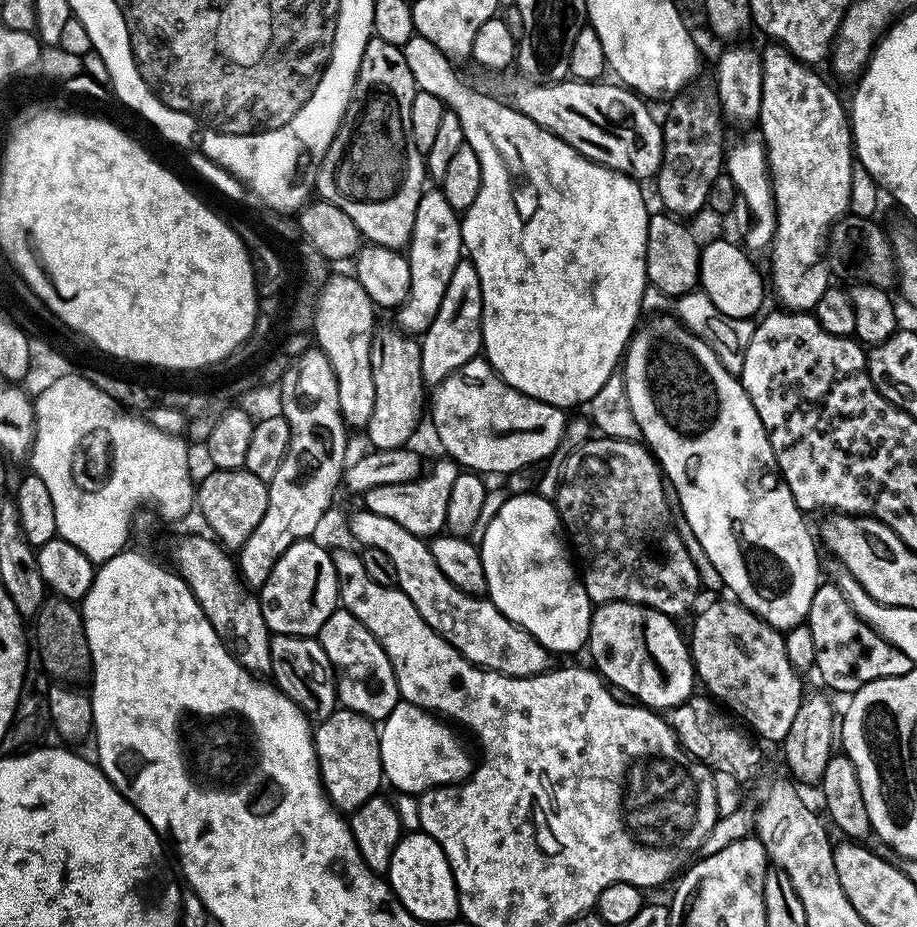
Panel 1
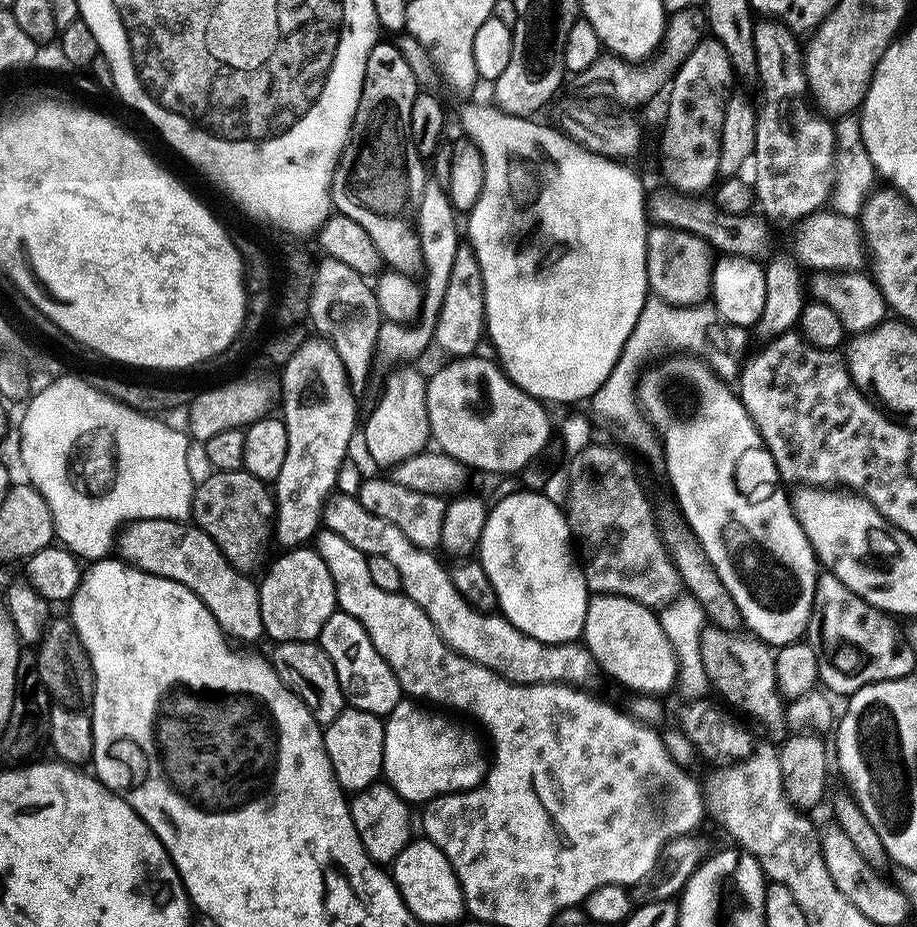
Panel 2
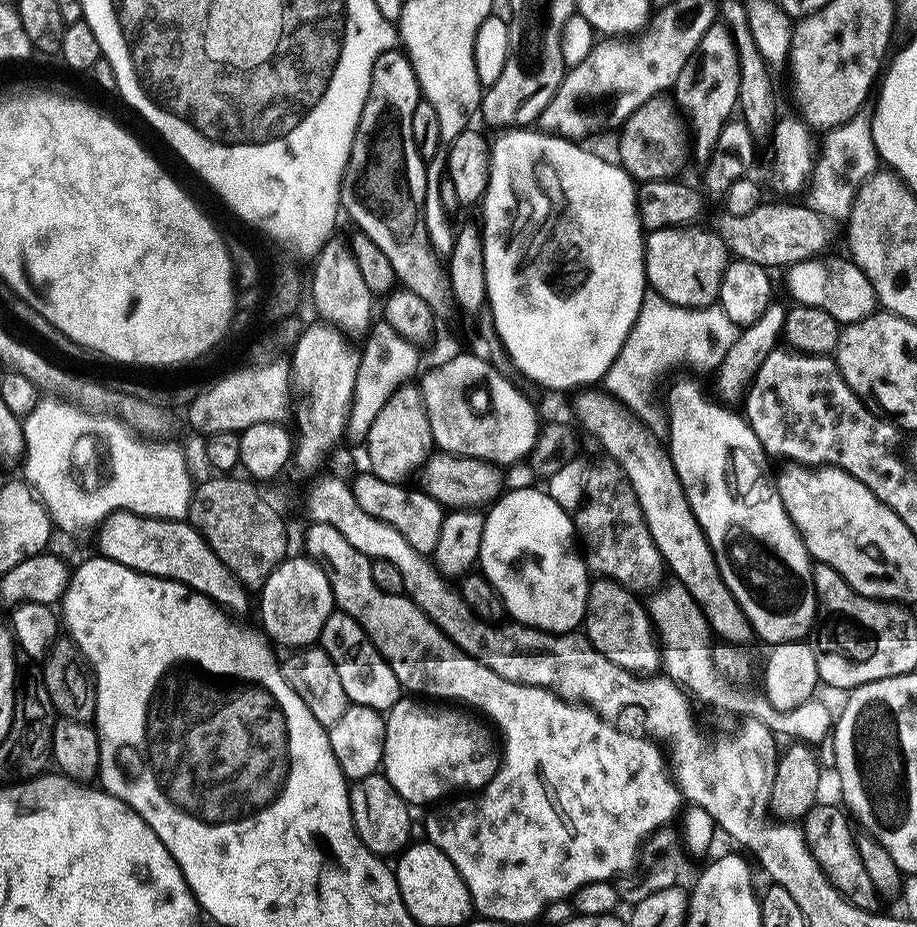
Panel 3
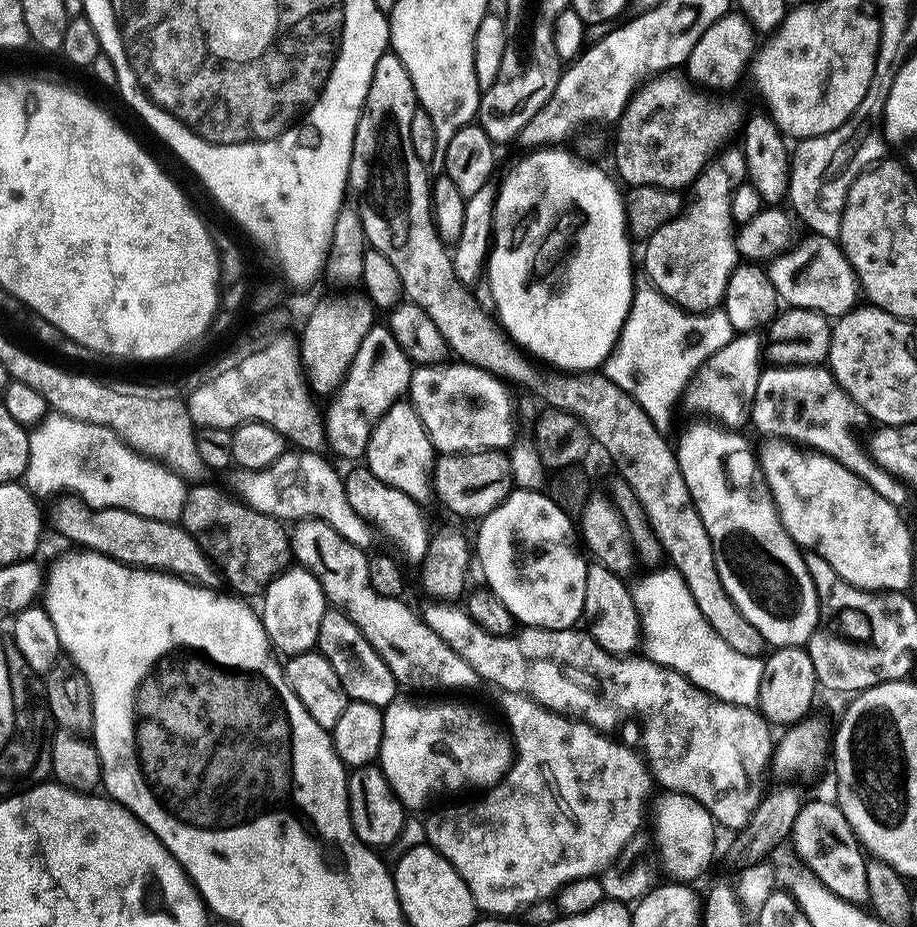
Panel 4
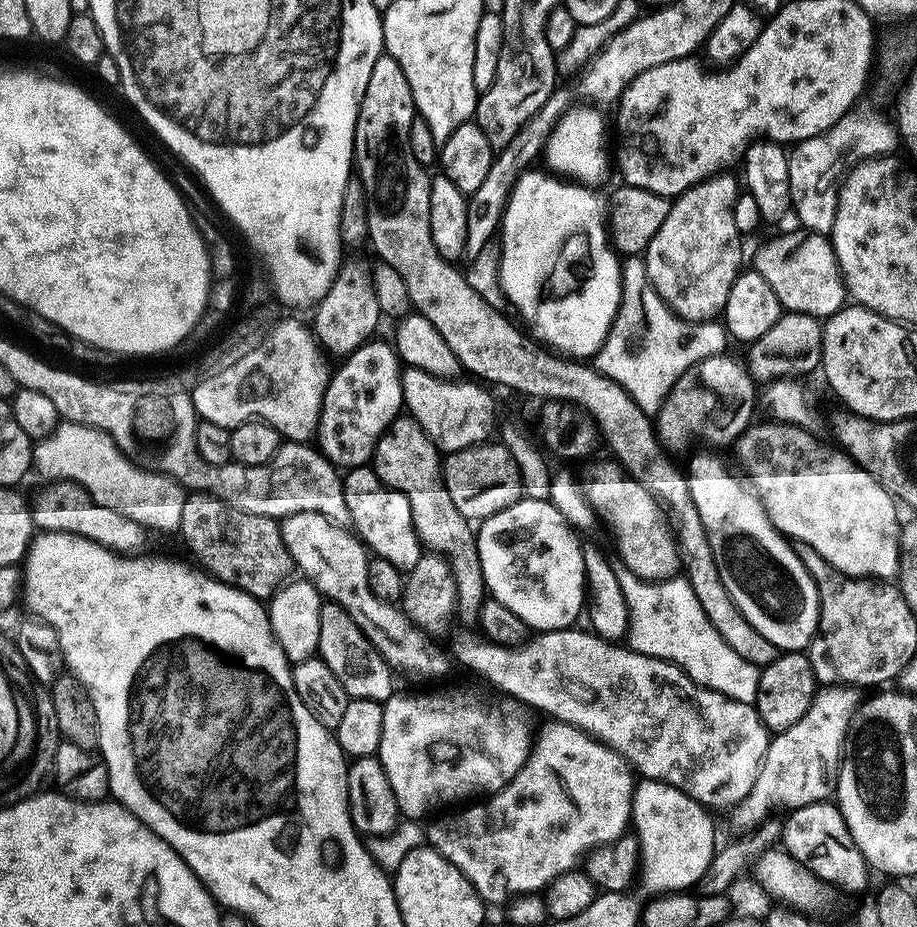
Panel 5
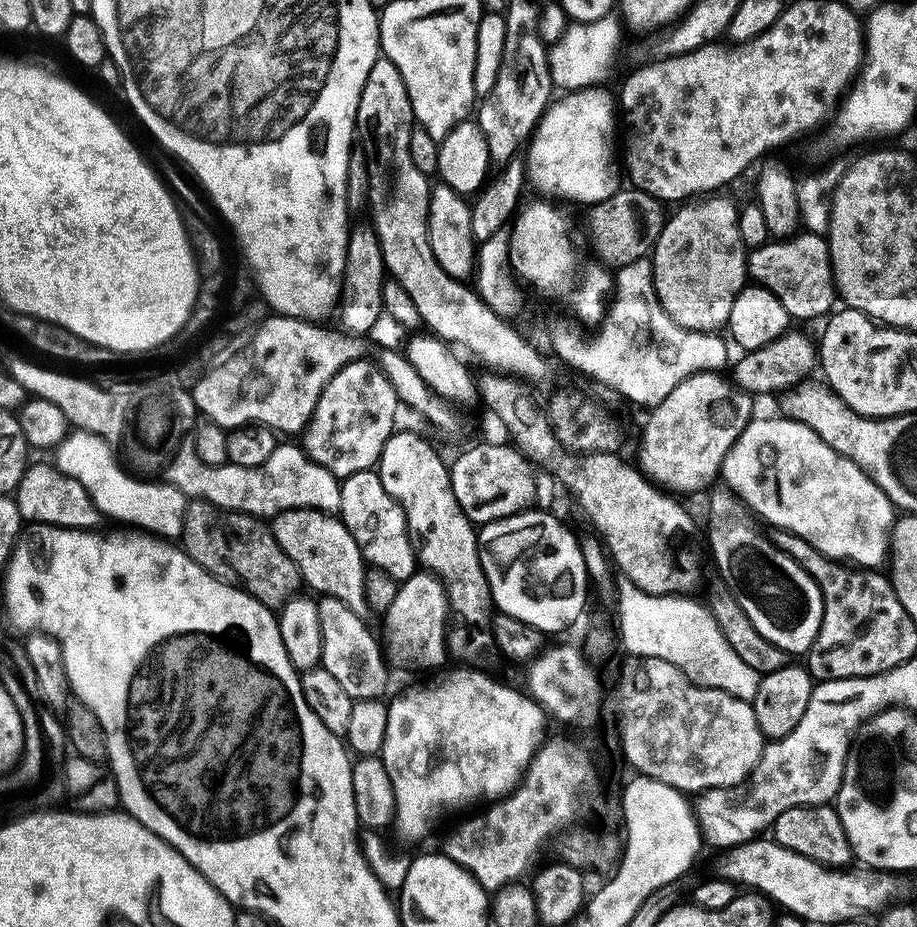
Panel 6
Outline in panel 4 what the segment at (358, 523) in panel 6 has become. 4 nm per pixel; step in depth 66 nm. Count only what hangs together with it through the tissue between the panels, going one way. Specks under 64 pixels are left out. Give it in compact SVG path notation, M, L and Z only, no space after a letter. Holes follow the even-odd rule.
M356 466L349 476L343 477L344 493L354 506L354 510L365 522L372 525L373 529L385 532L390 539L394 540L409 556L416 562L423 561L425 554L428 552L428 542L430 539L430 527L428 520L424 517L421 505L414 499L410 498L402 490L382 482L378 477L367 468L367 466Z

